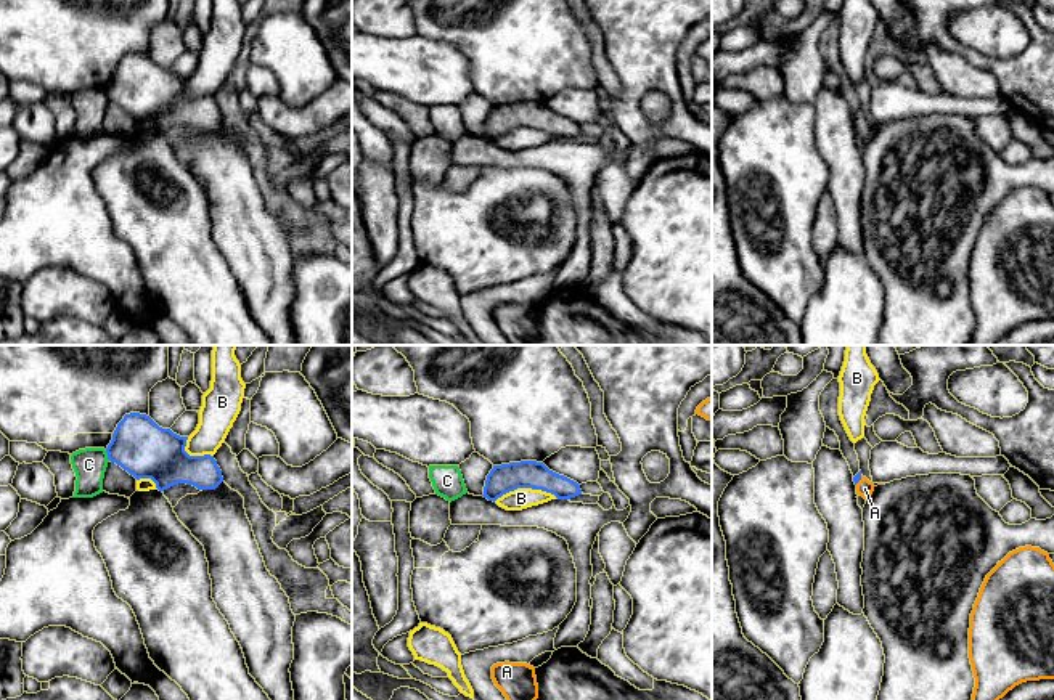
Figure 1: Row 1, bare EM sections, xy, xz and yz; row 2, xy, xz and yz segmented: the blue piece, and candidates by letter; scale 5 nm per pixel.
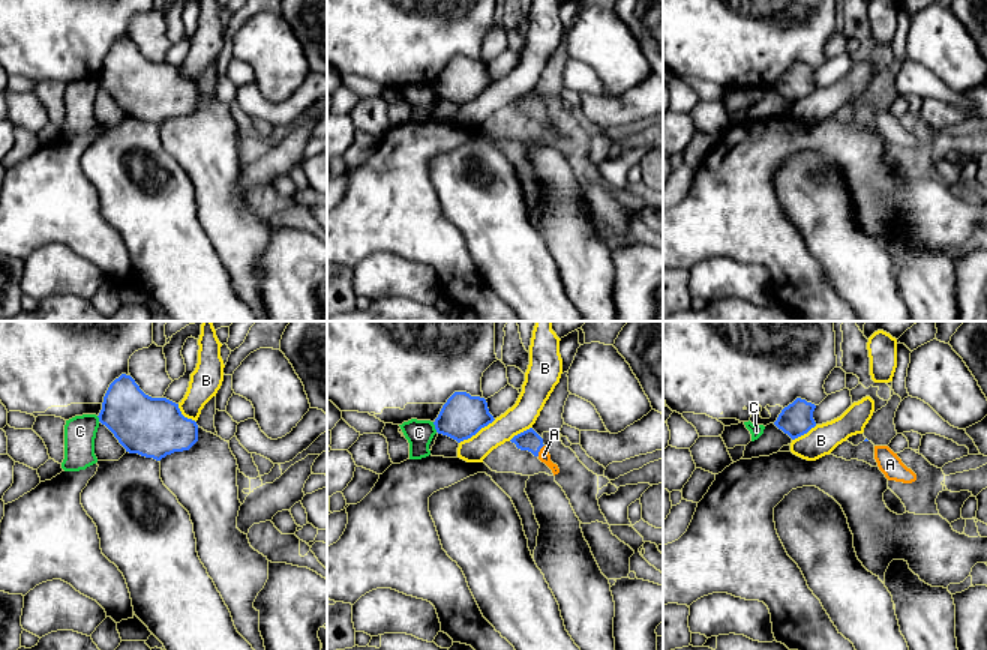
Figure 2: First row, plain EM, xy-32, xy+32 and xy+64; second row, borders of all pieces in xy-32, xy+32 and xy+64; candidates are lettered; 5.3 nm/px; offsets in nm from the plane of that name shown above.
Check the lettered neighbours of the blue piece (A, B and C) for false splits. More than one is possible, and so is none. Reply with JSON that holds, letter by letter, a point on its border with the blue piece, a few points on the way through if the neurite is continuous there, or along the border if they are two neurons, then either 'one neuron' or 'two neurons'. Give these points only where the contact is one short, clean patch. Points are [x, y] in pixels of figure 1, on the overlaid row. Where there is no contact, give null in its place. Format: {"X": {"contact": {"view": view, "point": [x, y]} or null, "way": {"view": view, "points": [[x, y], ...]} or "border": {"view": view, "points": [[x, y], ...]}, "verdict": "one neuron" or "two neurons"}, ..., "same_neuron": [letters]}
{"A": {"contact": {"view": "yz", "point": [858, 480]}, "way": {"view": "yz", "points": [[857, 477], [858, 480], [865, 488]]}, "verdict": "one neuron"}, "B": {"contact": {"view": "xz", "point": [524, 487]}, "verdict": "two neurons"}, "C": {"contact": {"view": "xy", "point": [108, 455]}, "border": {"view": "xy", "points": [[105, 450], [110, 459]]}, "verdict": "two neurons"}, "same_neuron": ["A"]}

